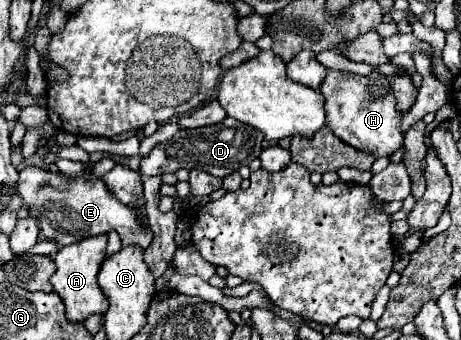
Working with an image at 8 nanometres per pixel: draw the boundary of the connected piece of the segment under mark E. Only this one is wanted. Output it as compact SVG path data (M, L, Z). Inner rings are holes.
M25 166L19 172L19 196L23 198L29 214L37 216L41 234L47 240L55 240L59 246L69 246L83 238L105 234L109 230L117 230L125 246L137 244L141 248L147 248L153 240L151 230L141 230L135 210L115 200L103 180L95 176L85 178L85 174L81 174L69 178L61 172L43 170L39 166Z

